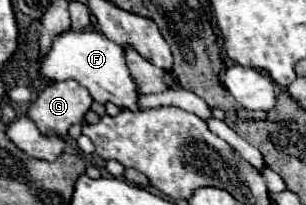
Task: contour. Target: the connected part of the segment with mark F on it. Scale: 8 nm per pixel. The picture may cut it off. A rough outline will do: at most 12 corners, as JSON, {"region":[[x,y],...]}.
{"region":[[98,32],[60,34],[40,72],[100,104],[142,110],[124,50]]}

